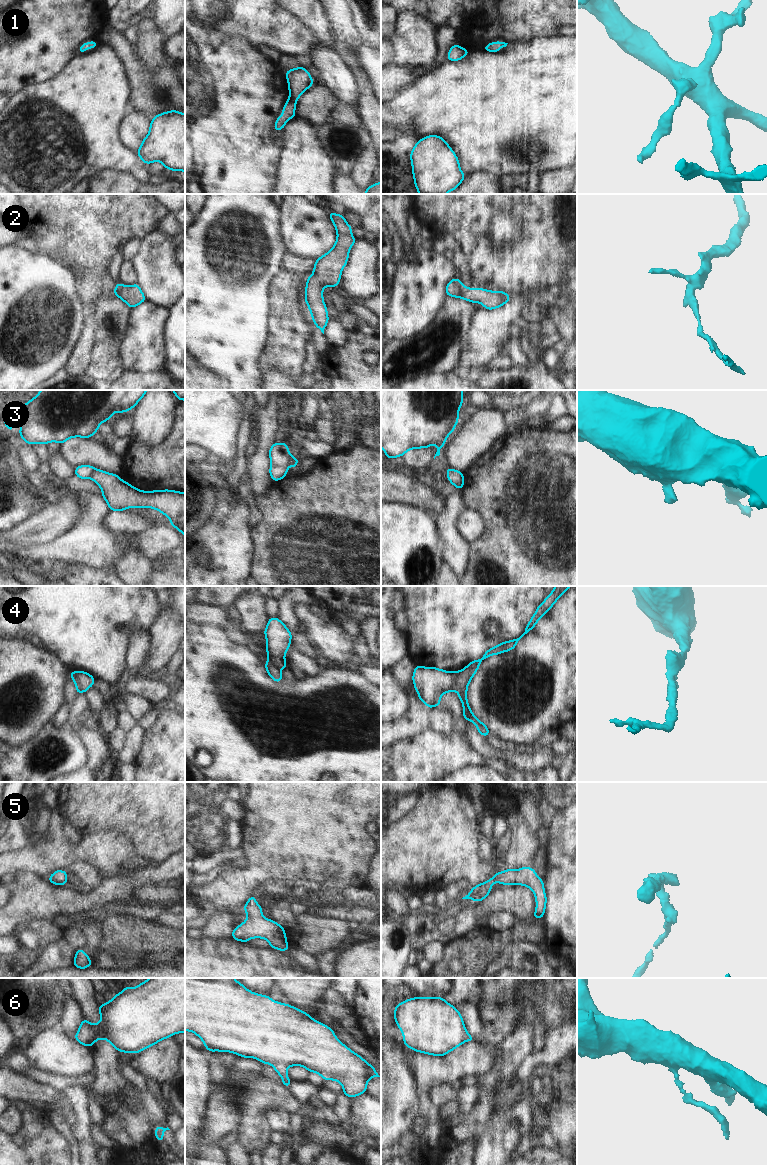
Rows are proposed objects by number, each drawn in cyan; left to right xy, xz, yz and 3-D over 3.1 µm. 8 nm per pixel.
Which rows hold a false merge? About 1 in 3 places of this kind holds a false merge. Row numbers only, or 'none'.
3, 4

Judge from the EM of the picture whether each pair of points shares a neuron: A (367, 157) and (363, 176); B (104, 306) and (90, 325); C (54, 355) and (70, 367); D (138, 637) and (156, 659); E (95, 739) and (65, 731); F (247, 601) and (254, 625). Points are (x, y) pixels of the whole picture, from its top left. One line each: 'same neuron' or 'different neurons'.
A: same neuron
B: different neurons
C: different neurons
D: different neurons
E: different neurons
F: same neuron

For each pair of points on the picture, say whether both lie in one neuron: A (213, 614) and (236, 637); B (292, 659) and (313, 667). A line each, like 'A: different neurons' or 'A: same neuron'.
A: same neuron
B: same neuron

